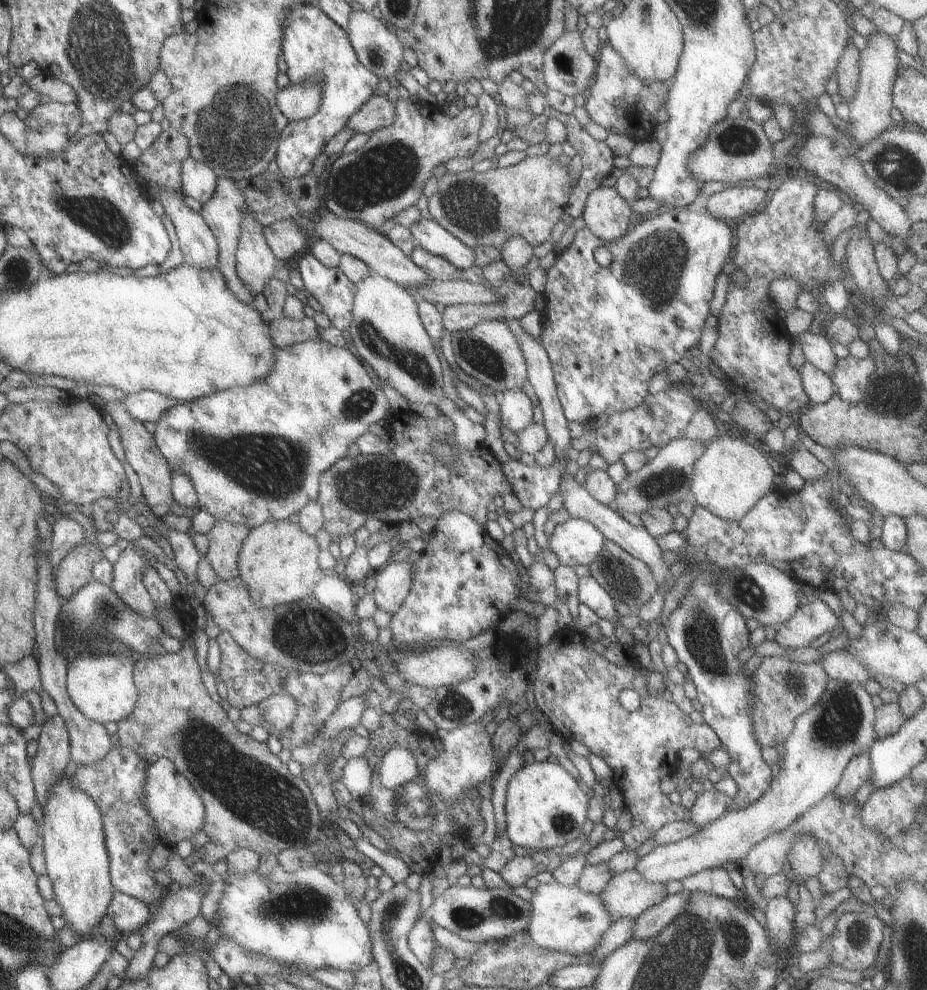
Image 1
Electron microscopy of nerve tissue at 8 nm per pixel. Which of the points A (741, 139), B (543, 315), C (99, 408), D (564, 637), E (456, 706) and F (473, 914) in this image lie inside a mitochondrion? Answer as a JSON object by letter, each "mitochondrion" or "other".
{"A":"mitochondrion","B":"other","C":"other","D":"other","E":"mitochondrion","F":"mitochondrion"}

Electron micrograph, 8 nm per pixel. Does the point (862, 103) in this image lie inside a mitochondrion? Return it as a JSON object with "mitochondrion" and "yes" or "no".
{"mitochondrion":"no"}

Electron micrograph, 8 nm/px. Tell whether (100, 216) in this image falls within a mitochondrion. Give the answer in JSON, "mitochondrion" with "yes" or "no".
{"mitochondrion":"yes"}

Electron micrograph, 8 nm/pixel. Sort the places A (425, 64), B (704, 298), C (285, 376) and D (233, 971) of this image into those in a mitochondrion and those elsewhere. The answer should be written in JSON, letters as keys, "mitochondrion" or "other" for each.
{"A":"other","B":"other","C":"other","D":"other"}

